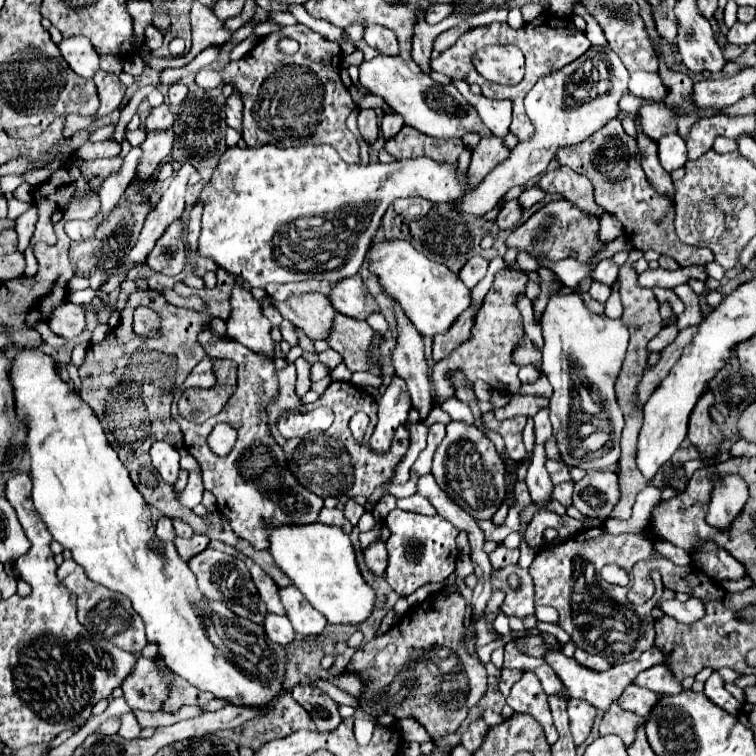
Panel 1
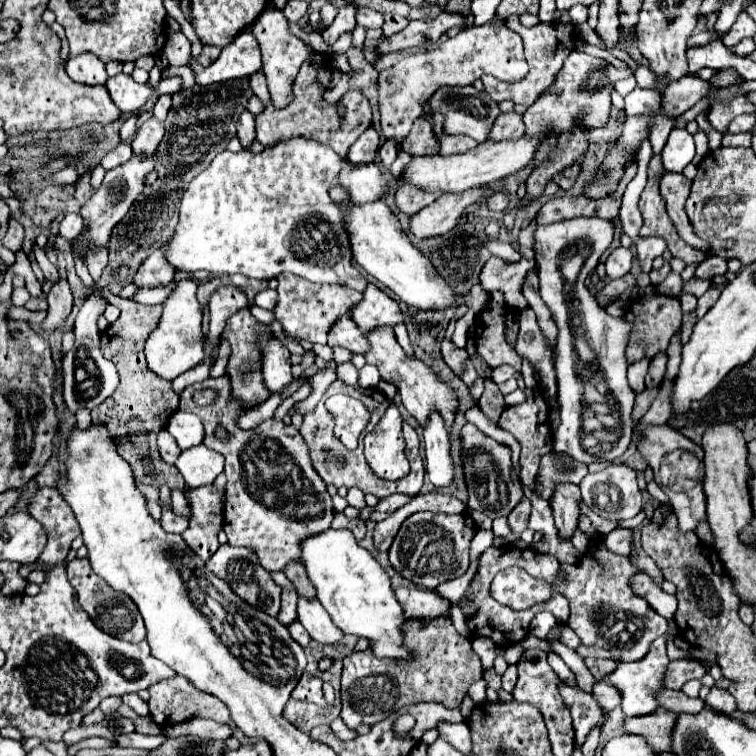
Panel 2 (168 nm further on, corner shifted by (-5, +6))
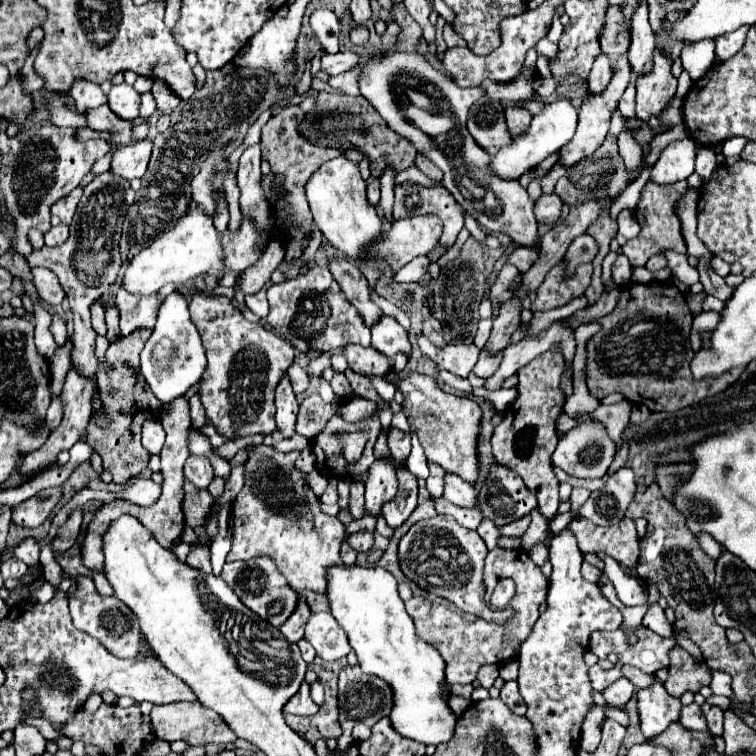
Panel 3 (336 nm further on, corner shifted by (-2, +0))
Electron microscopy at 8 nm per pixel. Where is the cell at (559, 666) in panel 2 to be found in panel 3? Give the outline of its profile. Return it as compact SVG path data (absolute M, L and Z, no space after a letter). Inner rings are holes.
M598 705L590 708L581 728L580 748L594 752L601 740L600 723L605 718L604 710Z

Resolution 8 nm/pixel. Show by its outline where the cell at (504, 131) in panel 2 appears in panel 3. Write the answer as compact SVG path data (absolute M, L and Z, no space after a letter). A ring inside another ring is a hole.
M508 106L506 108L506 126L508 126L508 132L512 138L516 138L518 134L522 134L528 126L530 126L530 120L532 120L532 114L518 108L518 106Z

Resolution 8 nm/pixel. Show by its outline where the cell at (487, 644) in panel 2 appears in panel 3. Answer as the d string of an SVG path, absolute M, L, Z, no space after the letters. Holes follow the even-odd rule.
M486 664L478 670L478 682L484 686L484 688L492 688L494 680L498 678L498 664Z

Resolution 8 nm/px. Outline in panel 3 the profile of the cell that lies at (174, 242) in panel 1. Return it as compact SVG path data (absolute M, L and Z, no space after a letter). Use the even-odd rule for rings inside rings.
M120 288L116 294L116 306L120 310L120 332L122 336L128 336L136 328L154 328L160 298L158 294L130 296L130 292Z

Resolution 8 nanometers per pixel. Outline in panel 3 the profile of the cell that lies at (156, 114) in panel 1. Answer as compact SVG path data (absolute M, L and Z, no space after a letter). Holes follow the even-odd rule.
M148 138L122 148L112 158L112 172L126 180L142 178L150 160L150 152L152 152L152 140Z

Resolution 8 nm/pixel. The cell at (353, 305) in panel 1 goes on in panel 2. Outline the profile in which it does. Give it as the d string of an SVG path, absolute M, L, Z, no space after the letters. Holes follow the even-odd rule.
M369 284L363 296L363 302L357 304L357 310L353 310L353 320L361 332L369 334L381 326L393 328L405 322L399 304L381 292L375 284Z

